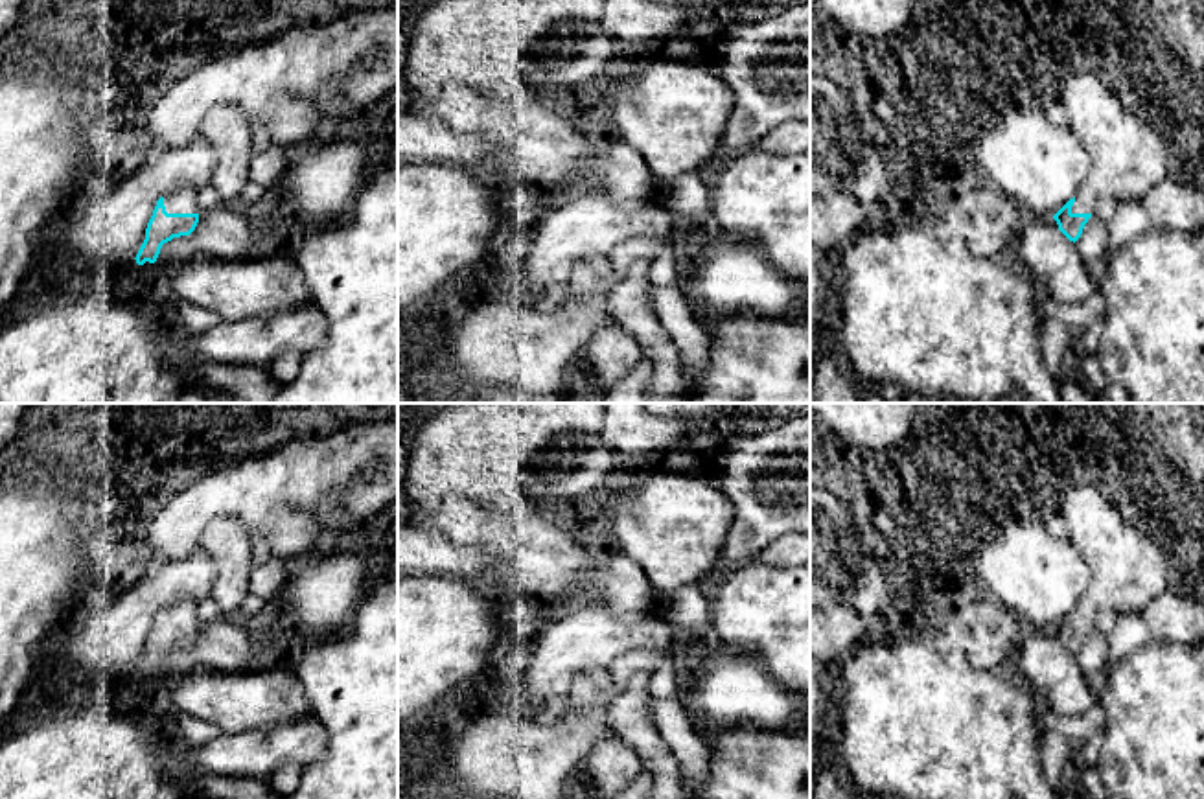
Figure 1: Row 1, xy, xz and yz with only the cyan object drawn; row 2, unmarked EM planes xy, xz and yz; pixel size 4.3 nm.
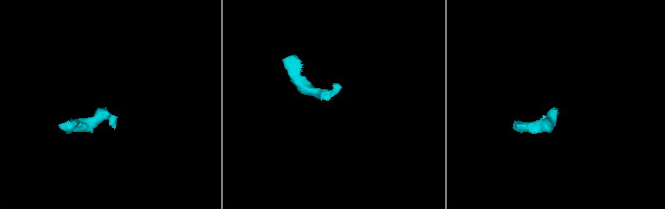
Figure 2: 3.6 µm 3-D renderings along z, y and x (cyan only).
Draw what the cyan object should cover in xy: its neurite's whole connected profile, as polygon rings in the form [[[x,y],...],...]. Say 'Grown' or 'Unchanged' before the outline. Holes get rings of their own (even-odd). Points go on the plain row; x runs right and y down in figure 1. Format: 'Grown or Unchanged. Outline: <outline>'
Grown. Outline: [[[182,598],[156,613],[145,641],[145,652],[136,666],[136,676],[155,676],[164,655],[173,650],[190,648],[197,635],[197,600]]]

